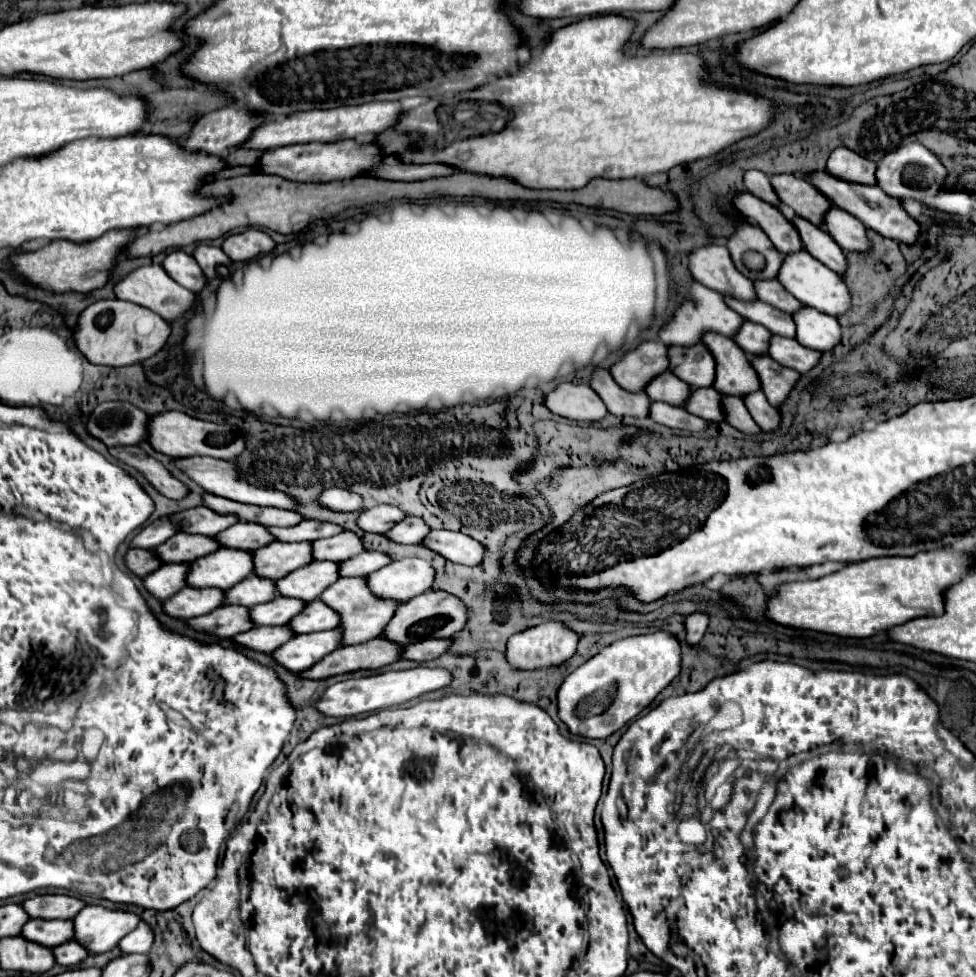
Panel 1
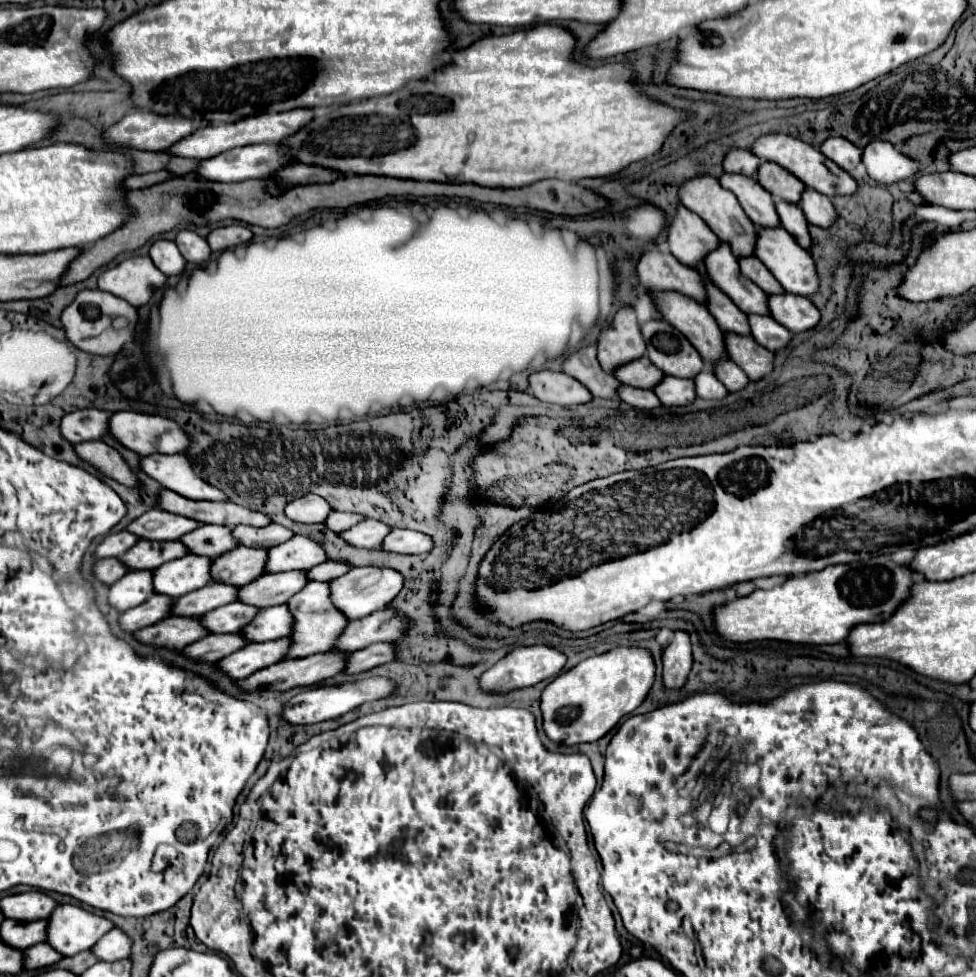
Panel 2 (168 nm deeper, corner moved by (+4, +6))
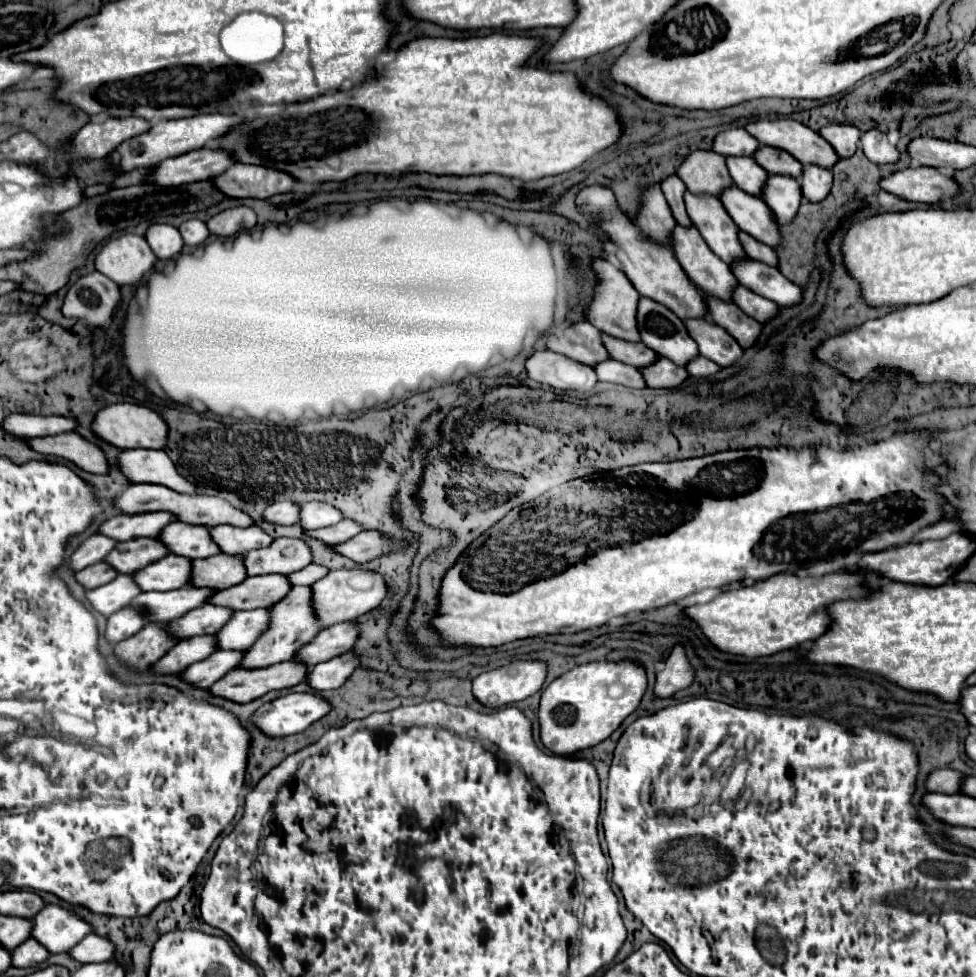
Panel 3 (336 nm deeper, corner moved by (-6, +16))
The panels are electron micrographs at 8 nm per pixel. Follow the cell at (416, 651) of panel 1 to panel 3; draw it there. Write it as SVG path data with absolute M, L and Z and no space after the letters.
M345 652L333 660L321 662L311 668L307 684L313 692L325 692L335 690L345 684L349 674L359 668L359 658L353 652Z

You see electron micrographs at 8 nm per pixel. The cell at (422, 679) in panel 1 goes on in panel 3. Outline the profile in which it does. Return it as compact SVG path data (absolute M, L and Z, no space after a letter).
M299 692L263 704L251 720L267 738L285 738L303 732L327 712L329 702L325 698L313 692Z

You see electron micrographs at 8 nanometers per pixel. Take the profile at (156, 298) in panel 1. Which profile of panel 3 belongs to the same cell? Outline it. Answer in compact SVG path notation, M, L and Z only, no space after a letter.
M123 234L107 240L95 254L97 272L111 278L115 284L139 284L147 272L153 270L157 256L153 256L143 236Z

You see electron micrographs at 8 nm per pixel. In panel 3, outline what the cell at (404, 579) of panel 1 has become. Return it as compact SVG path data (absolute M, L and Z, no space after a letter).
M361 568L355 570L335 570L323 576L319 582L311 586L311 604L315 610L315 616L321 624L321 628L329 628L333 624L341 622L351 622L361 614L371 612L373 608L379 606L379 602L385 598L387 586L385 578L377 572L367 572Z

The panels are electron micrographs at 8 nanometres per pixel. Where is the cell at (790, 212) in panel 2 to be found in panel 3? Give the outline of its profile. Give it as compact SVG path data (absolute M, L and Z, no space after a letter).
M769 174L761 190L761 200L769 206L777 224L787 224L799 210L801 186L791 176Z

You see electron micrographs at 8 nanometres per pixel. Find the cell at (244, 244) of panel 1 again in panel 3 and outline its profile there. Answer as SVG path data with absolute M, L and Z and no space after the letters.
M237 206L237 208L229 208L223 210L219 214L215 214L213 218L207 220L207 228L211 234L215 236L233 236L237 232L249 230L255 226L255 212L249 206Z

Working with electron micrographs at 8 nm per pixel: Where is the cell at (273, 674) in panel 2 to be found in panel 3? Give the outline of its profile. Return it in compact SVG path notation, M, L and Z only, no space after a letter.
M293 660L279 662L277 666L273 664L267 668L257 668L257 670L235 668L227 672L221 680L217 680L209 688L209 692L213 696L237 704L247 704L271 690L291 688L301 680L305 680L305 676L307 676L307 668L301 668L301 664L293 664Z

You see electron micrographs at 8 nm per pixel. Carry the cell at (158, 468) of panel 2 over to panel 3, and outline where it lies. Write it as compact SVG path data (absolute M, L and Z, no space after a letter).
M123 450L117 456L117 466L129 484L161 484L179 494L195 494L191 482L181 480L169 456L163 450Z

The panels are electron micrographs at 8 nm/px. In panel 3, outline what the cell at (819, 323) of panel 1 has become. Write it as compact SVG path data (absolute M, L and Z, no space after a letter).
M743 258L733 262L731 272L739 284L763 298L773 300L777 306L791 306L801 300L801 288L789 282L777 268L769 264Z

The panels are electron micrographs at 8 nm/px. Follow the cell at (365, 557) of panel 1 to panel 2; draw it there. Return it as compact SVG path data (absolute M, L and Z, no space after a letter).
M327 560L327 562L323 562L323 564L315 566L315 568L311 568L307 574L309 574L309 580L323 580L323 582L329 582L329 580L339 578L341 574L349 572L351 568L353 568L353 566L351 566L349 562L345 562L345 560L335 560L335 562Z

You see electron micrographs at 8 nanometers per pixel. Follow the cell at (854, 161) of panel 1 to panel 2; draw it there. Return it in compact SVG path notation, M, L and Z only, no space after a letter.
M827 138L821 146L821 152L847 172L853 172L855 166L861 162L861 150L845 138Z

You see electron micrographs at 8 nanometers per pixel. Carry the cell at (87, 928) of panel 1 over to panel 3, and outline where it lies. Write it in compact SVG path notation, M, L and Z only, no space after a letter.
M49 904L43 906L31 920L31 938L45 946L51 954L69 952L81 936L89 934L89 924L77 918L71 910Z

